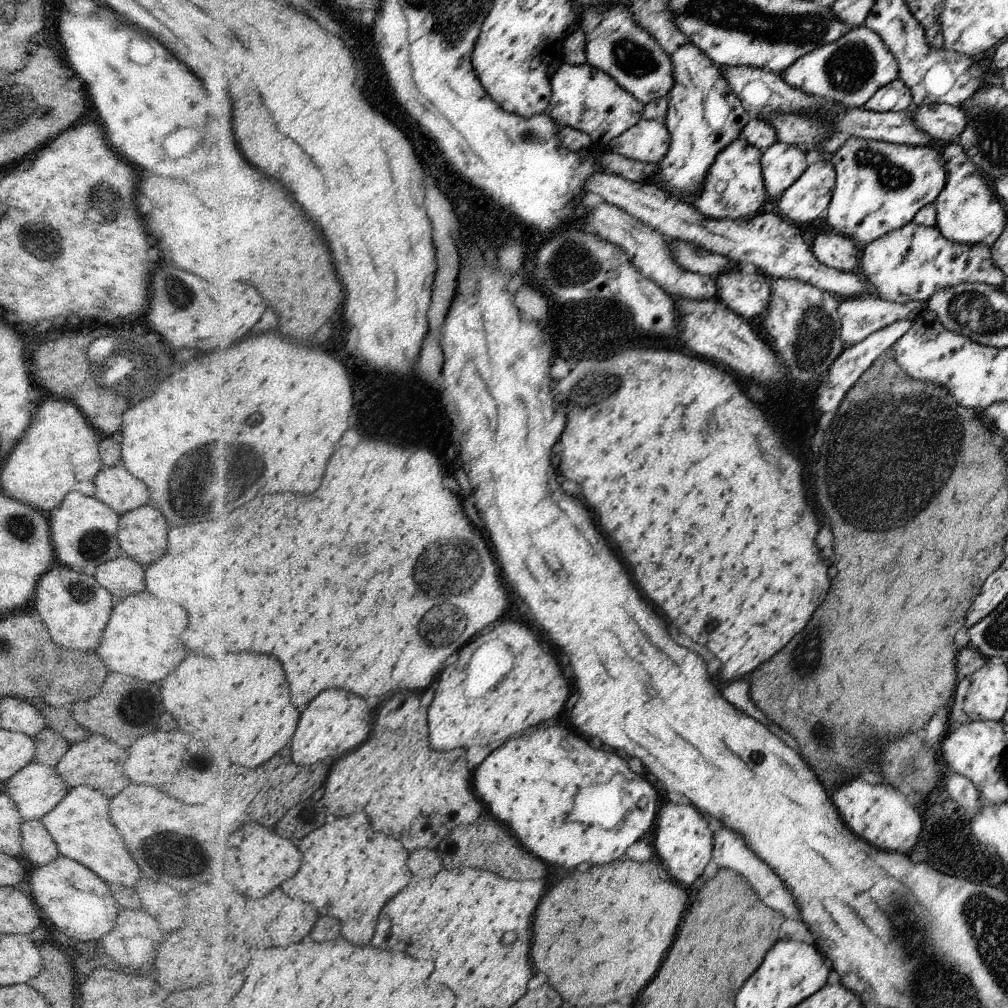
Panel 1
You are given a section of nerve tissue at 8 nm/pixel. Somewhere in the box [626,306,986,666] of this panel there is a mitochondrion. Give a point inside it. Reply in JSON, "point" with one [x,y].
{"point":[928,477]}

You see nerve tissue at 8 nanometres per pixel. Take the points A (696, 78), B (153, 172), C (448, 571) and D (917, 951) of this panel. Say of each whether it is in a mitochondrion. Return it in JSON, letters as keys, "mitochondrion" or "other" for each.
{"A":"other","B":"other","C":"mitochondrion","D":"mitochondrion"}

